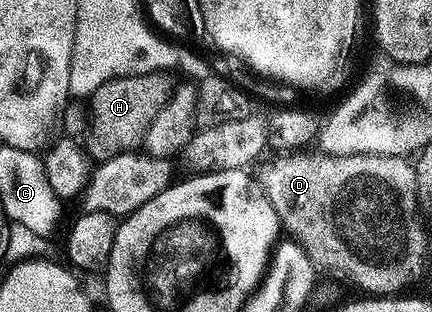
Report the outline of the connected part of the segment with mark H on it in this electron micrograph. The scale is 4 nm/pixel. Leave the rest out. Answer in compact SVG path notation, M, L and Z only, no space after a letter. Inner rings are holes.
M166 71L146 72L136 76L118 76L101 86L89 97L91 125L87 128L85 151L92 161L102 162L123 152L138 149L153 118L171 97L173 83Z

